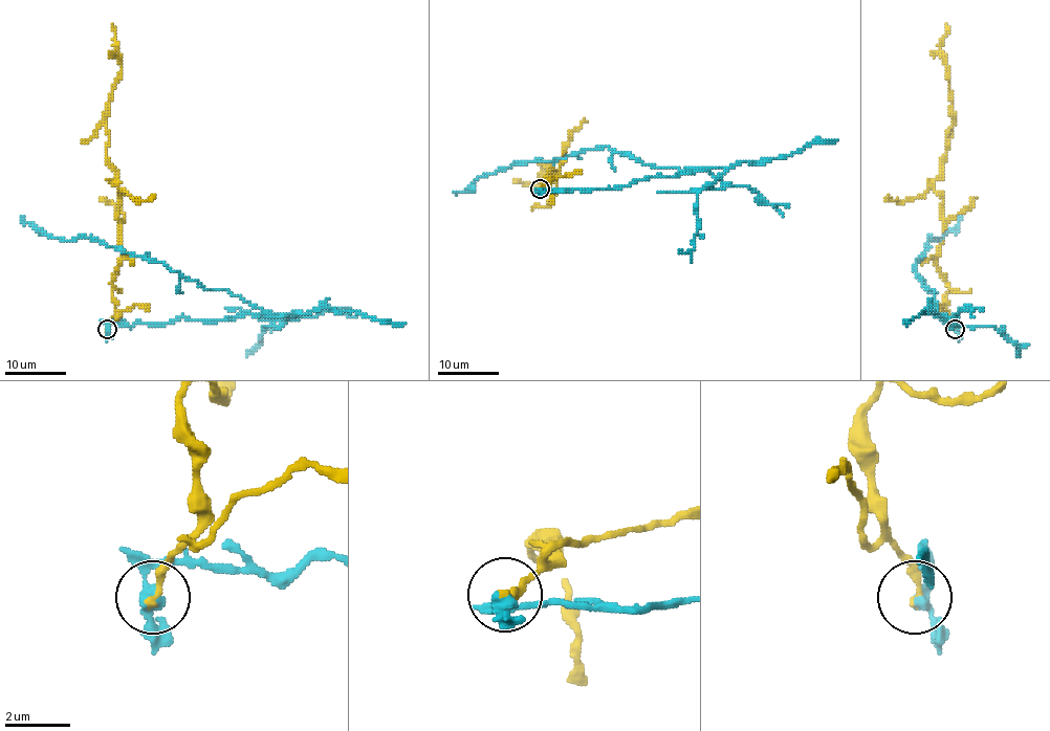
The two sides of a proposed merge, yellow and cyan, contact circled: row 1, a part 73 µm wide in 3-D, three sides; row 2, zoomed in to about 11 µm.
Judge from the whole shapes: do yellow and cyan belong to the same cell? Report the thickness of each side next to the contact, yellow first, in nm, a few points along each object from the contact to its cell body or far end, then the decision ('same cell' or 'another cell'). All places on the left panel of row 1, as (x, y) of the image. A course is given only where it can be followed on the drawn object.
260 nm thick on the yellow side, 280 nm on the other; yellow runs (107, 330), (116, 316), (113, 284), (124, 253), (121, 199), (107, 156), (105, 126), (121, 70), (113, 25); cyan runs (107, 330), (108, 324), (227, 320), (262, 311), (88, 237), (49, 237), (23, 217); another cell

